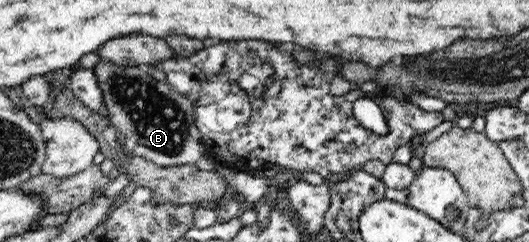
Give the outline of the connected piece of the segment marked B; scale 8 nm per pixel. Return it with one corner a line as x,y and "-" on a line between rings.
100,59
94,67
94,78
102,90
102,102
109,120
124,136
125,149
153,161
160,167
195,164
205,153
202,135
195,124
195,104
182,93
178,93
166,80
158,80
148,73
149,65
120,65
115,61

